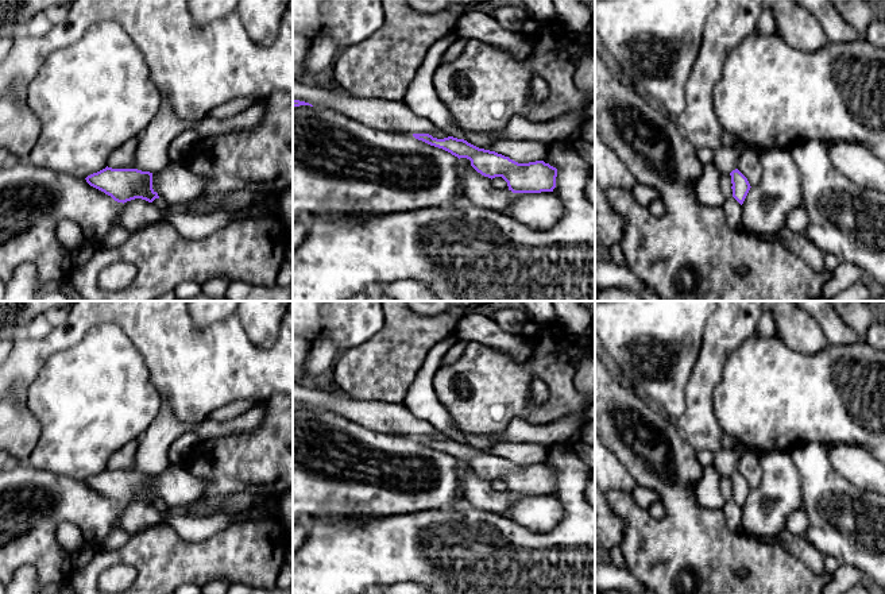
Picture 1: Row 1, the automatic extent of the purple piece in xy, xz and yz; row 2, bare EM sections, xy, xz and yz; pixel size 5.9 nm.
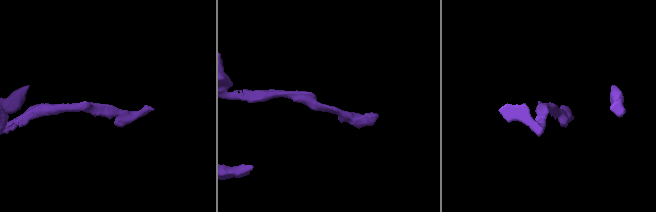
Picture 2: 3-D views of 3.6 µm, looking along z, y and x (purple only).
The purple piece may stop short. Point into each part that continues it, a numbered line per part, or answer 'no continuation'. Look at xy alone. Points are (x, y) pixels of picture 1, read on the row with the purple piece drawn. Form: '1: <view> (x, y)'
1: xy (123, 157)

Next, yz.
1: yz (748, 164)

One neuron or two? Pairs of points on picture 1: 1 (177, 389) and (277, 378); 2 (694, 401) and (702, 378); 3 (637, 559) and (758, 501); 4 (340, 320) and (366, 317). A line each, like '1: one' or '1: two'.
1: one
2: one
3: two
4: one

